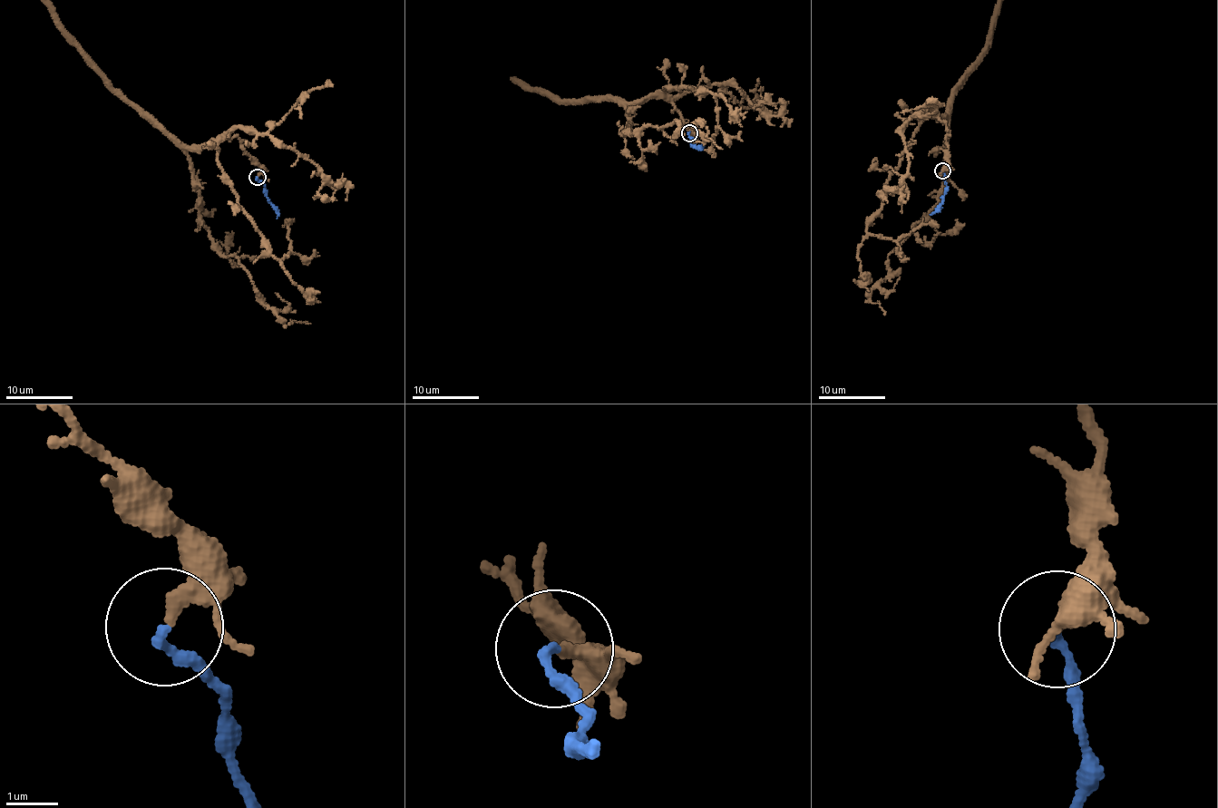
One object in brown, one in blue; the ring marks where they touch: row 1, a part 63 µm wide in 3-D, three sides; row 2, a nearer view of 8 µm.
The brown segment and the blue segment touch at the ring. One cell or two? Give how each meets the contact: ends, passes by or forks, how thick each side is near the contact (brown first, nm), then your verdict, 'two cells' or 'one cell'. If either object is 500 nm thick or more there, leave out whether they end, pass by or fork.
brown passes by | blue ends | 200/170 nm | one cell

